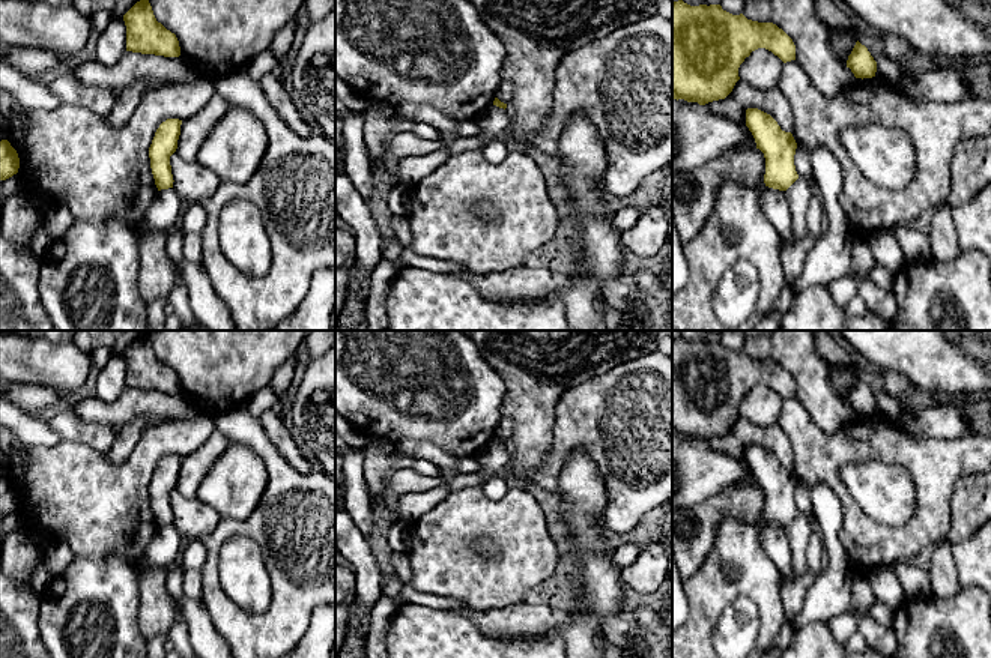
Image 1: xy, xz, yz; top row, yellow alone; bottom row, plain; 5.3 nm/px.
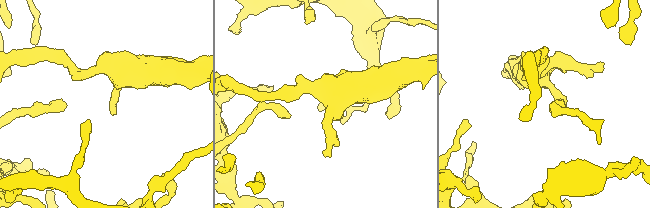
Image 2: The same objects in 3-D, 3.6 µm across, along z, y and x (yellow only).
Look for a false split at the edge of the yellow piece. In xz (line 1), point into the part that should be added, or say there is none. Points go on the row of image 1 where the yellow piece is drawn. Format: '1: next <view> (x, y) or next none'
1: next none

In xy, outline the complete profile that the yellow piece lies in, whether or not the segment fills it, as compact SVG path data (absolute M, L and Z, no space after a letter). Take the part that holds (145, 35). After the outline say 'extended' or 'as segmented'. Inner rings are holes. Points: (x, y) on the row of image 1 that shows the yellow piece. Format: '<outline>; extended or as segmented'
M149 0L137 2L125 15L126 51L179 57L180 47L174 33L156 21Z; as segmented

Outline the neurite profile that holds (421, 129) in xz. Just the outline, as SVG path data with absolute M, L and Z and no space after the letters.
M412 123L408 128L421 138L430 138L430 140L441 138L441 132L427 123Z

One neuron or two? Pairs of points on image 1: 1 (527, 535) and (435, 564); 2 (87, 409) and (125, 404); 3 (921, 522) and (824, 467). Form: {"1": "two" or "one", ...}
{"1": "one", "2": "one", "3": "one"}

